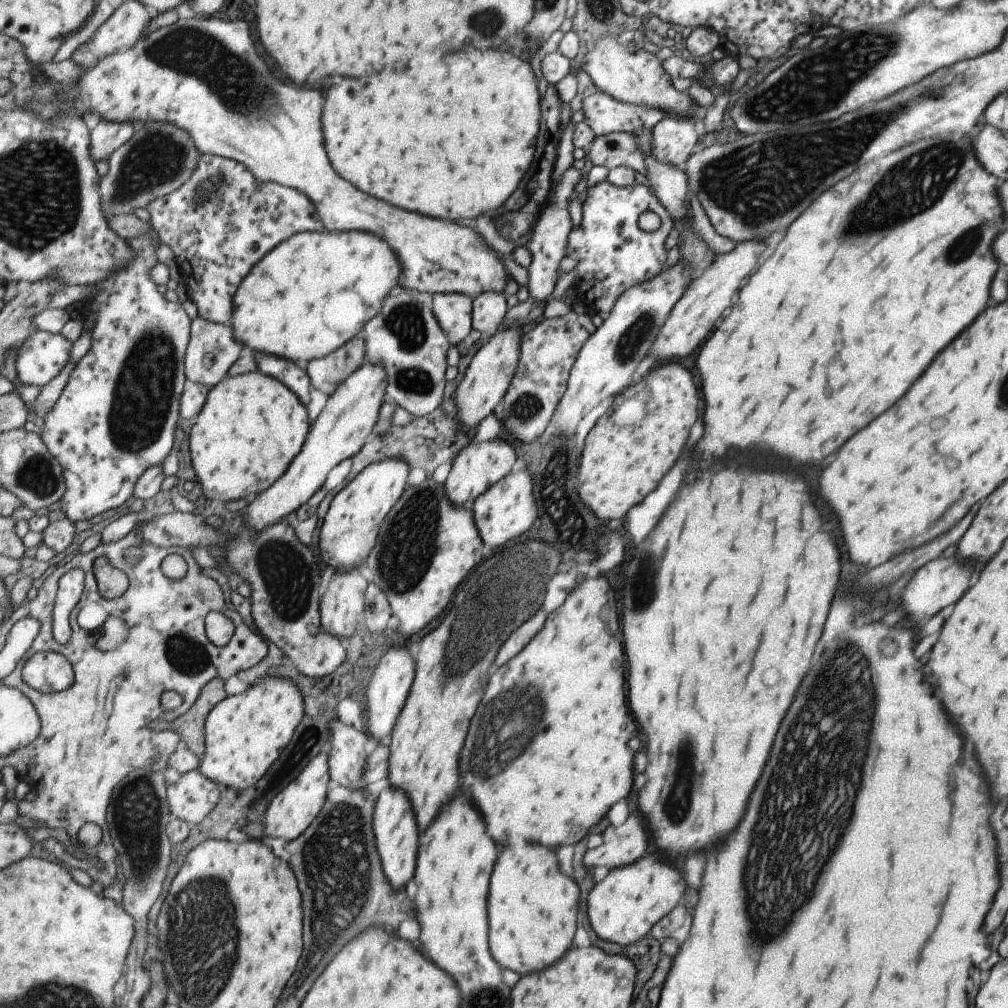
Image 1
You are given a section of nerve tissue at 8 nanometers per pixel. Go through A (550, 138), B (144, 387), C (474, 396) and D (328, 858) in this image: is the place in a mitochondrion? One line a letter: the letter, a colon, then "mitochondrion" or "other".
A: other
B: mitochondrion
C: other
D: mitochondrion

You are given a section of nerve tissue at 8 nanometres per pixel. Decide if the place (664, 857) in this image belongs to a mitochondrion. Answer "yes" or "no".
no

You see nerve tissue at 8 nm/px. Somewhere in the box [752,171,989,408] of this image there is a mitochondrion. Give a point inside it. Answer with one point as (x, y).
(973, 236)

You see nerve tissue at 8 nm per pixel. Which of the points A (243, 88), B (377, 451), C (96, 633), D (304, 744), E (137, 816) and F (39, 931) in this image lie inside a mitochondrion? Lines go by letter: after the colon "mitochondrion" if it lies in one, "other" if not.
A: mitochondrion
B: other
C: other
D: mitochondrion
E: mitochondrion
F: other

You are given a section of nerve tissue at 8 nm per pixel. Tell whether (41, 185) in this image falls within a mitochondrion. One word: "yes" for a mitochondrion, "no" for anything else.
yes

